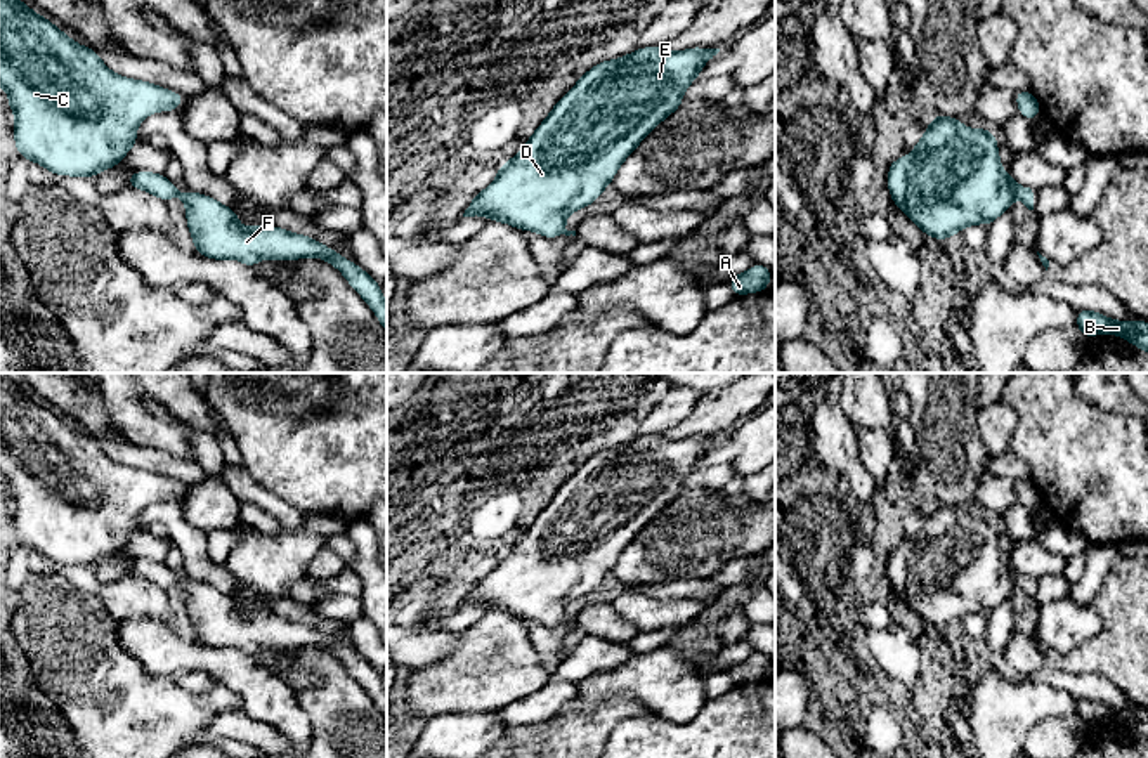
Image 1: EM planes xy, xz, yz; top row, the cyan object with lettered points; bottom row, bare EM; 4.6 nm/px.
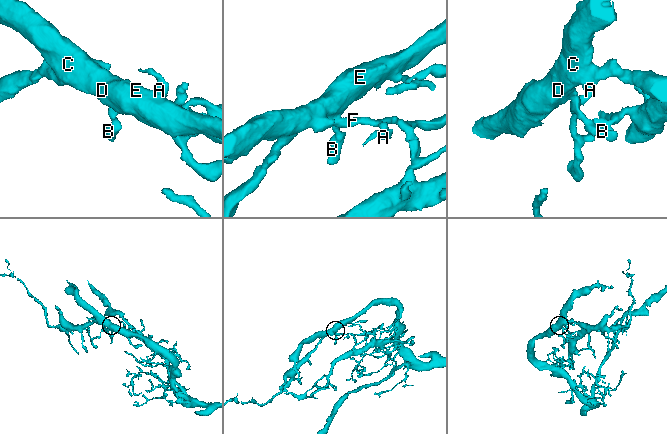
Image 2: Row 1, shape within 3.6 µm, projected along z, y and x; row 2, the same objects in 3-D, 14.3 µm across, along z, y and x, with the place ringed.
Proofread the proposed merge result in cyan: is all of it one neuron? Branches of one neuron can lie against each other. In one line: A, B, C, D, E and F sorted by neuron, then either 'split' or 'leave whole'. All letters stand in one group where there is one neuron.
A B C D E F; leave whole

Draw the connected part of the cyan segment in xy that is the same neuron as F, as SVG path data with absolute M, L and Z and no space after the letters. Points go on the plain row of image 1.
M134 560L128 564L128 576L142 578L163 590L179 585L186 591L186 609L196 640L206 647L234 647L248 656L255 656L262 647L298 649L316 645L329 650L371 696L387 722L387 690L382 675L336 638L276 614L243 618L231 595L194 579L180 581L163 562Z

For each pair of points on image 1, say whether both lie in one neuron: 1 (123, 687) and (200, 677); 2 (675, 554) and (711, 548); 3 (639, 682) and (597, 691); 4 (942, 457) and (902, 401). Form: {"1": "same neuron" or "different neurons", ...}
{"1": "different neurons", "2": "same neuron", "3": "same neuron", "4": "different neurons"}

